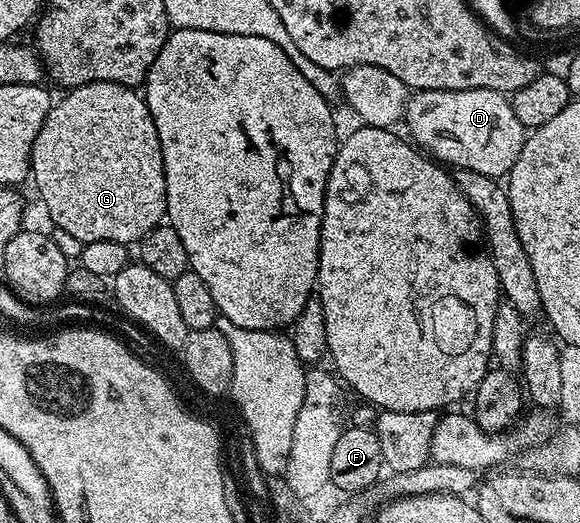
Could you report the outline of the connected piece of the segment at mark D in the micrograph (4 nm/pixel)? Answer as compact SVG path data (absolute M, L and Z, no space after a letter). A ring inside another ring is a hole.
M490 89L415 92L404 110L403 122L408 123L411 142L433 160L498 180L503 180L514 161L518 161L526 138L526 129L514 114L511 98L503 91Z

